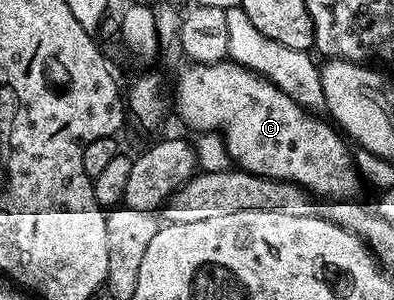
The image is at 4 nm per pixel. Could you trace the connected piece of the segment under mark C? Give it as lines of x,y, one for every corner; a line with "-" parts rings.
224,60
206,66
187,64
175,82
175,110
194,132
218,132
223,135
227,155
238,169
282,182
292,182
319,198
351,198
359,190
361,175
355,169
355,155
344,137
328,122
314,118
268,78
262,78
237,62

